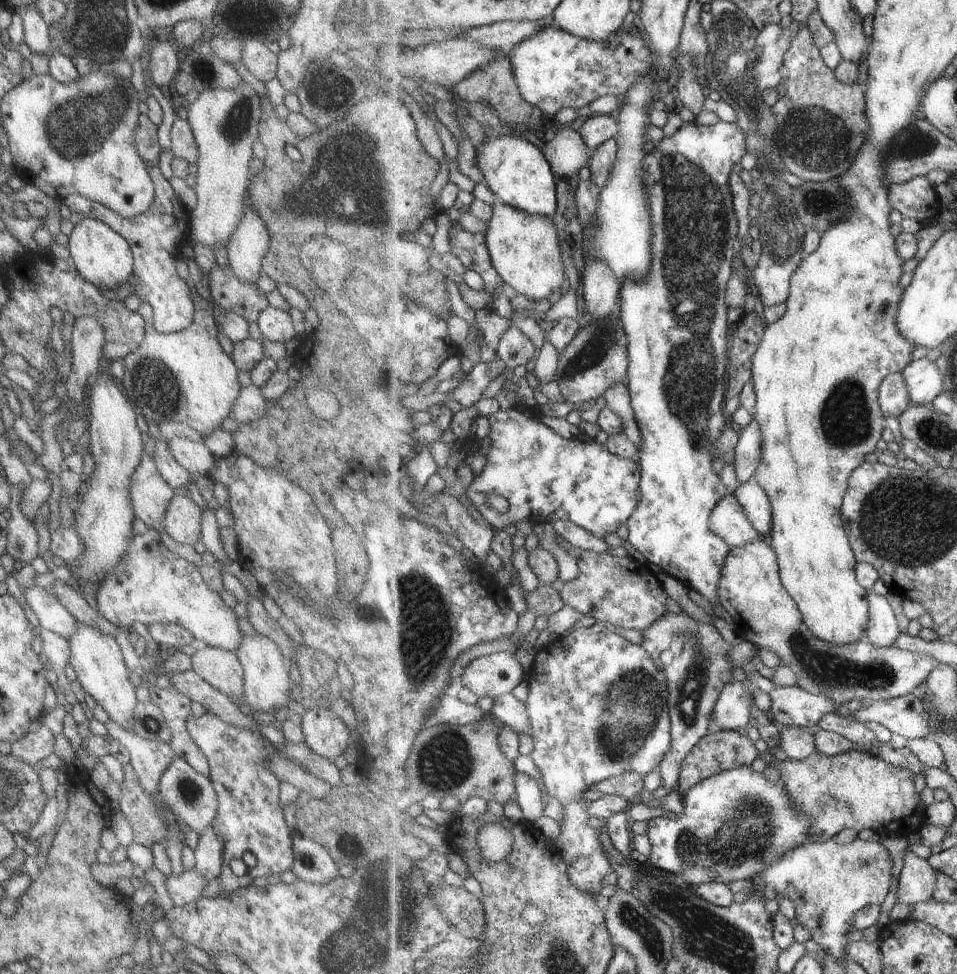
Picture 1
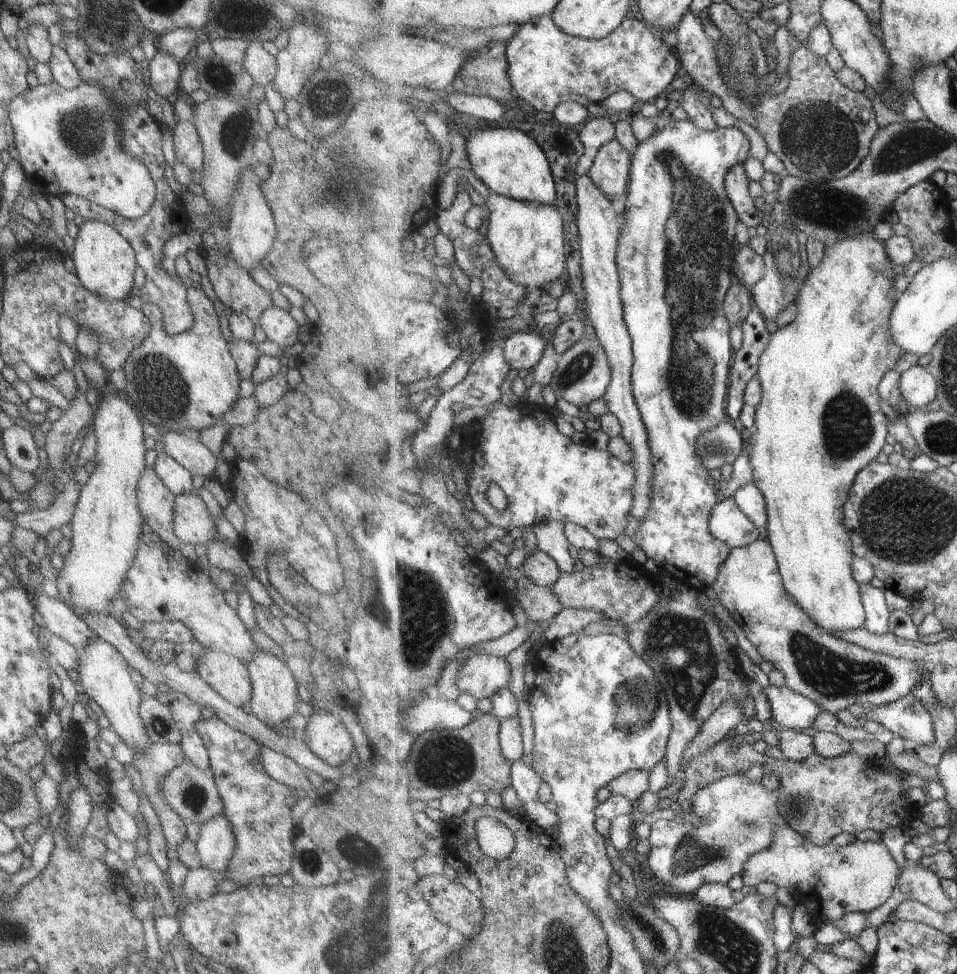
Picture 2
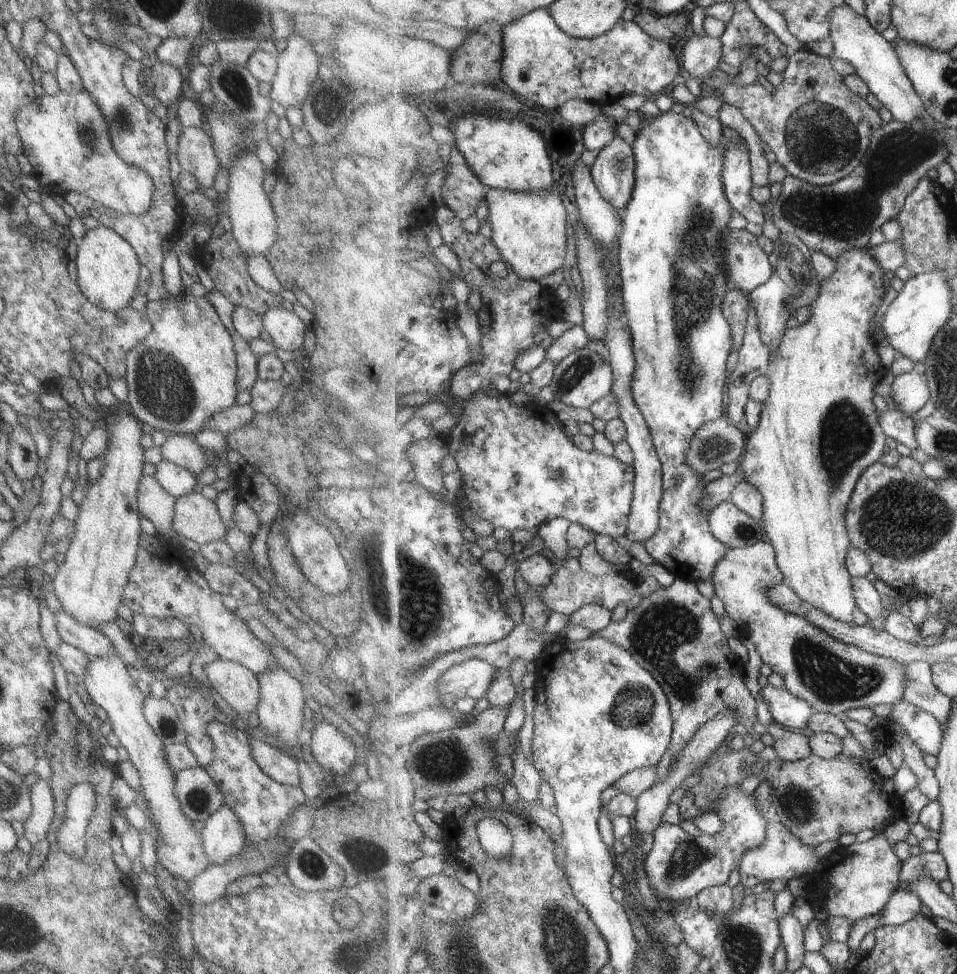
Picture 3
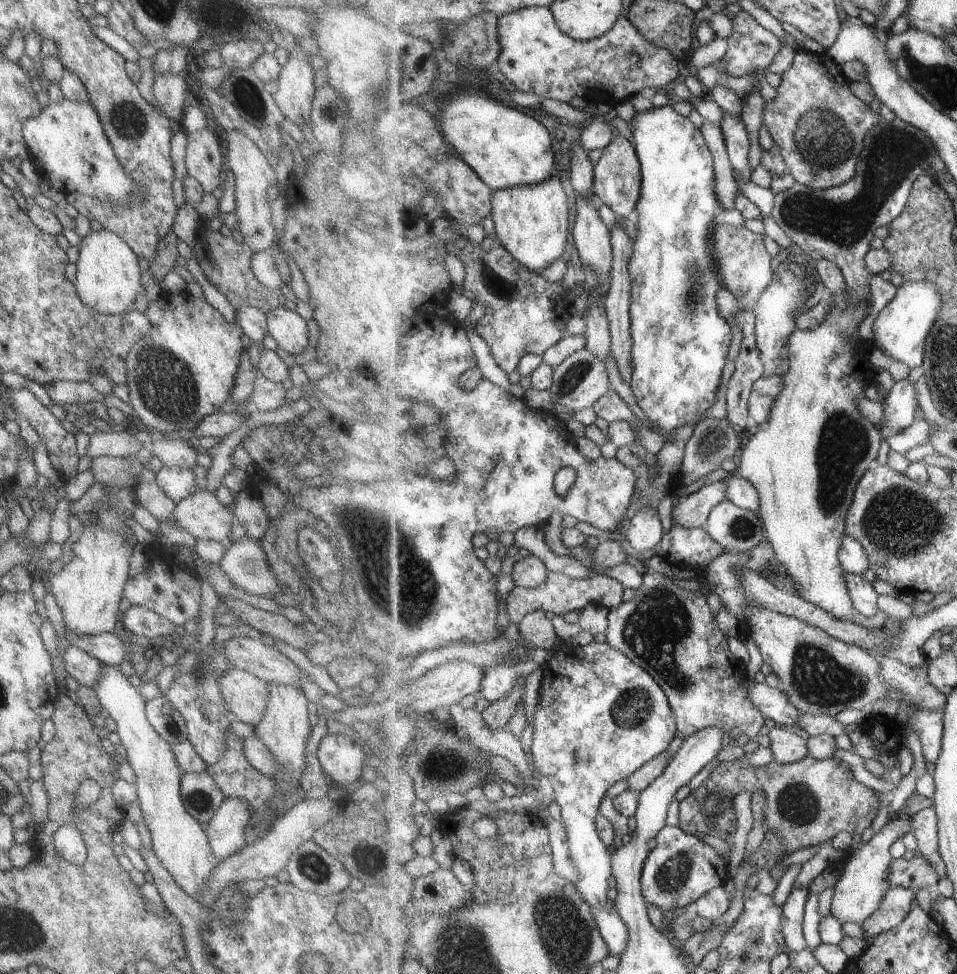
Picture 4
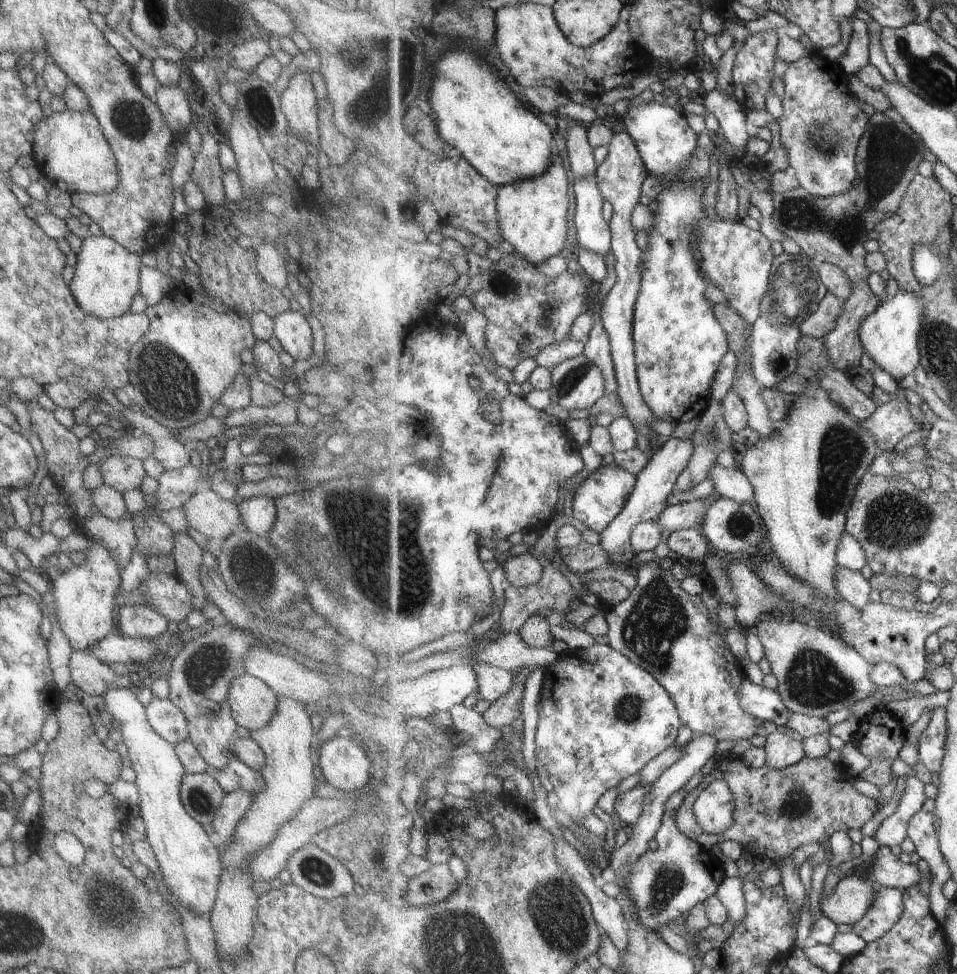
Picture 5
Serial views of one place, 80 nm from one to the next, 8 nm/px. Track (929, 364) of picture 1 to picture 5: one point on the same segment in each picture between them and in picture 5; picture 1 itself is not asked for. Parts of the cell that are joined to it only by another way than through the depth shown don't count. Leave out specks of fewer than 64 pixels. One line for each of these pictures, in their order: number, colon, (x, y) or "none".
2: (919, 385)
3: (912, 391)
4: (900, 404)
5: (892, 422)

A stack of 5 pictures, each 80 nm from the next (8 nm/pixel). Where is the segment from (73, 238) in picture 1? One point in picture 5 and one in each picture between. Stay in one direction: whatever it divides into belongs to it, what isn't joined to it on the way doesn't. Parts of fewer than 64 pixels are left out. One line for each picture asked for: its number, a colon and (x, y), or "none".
2: (104, 263)
3: (107, 269)
4: (107, 279)
5: (105, 278)

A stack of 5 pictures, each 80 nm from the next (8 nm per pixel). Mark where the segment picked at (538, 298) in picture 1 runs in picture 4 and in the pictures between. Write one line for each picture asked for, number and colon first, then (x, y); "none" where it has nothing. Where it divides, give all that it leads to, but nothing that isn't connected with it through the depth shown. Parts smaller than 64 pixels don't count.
2: (527, 239)
3: (530, 230)
4: (532, 223)

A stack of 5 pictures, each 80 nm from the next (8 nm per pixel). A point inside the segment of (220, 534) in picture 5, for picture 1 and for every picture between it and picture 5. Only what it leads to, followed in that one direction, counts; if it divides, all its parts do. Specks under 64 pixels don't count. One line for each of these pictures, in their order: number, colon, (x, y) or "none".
1: (181, 522)
2: (191, 523)
3: (195, 518)
4: (199, 514)

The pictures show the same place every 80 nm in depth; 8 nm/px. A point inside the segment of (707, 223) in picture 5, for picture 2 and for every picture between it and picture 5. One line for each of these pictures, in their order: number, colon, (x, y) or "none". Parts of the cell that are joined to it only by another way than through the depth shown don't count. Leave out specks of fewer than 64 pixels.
2: (748, 266)
3: (749, 266)
4: (746, 268)

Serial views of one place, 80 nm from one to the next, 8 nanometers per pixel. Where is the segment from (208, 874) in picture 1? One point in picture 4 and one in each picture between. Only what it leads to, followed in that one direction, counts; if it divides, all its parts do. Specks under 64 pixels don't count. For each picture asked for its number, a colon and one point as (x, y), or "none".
2: (215, 843)
3: (221, 837)
4: (224, 833)

